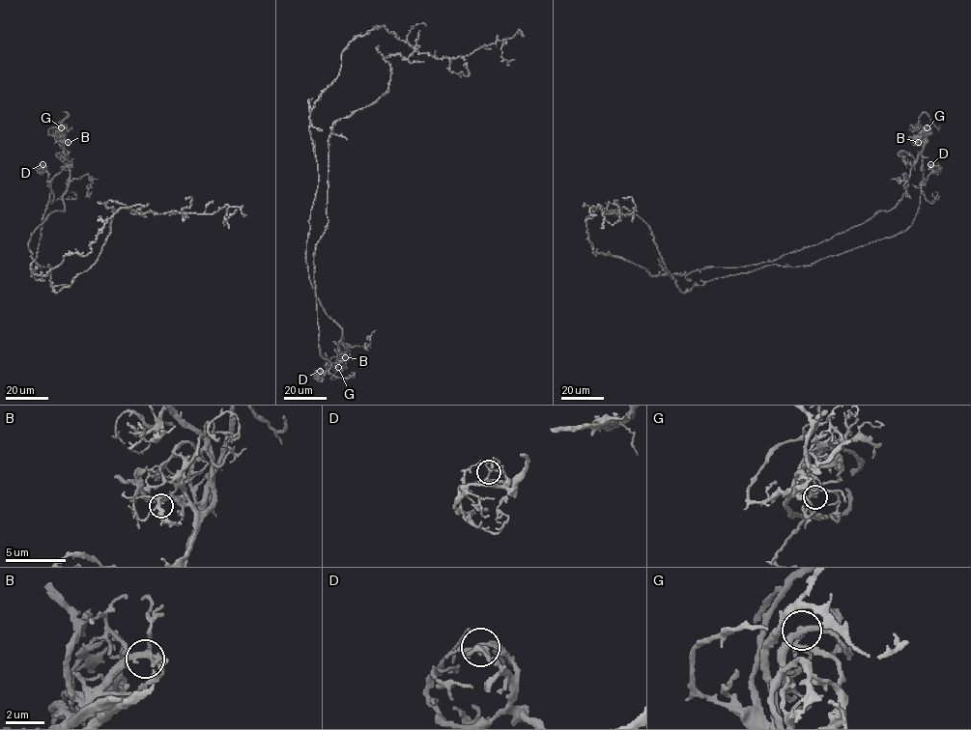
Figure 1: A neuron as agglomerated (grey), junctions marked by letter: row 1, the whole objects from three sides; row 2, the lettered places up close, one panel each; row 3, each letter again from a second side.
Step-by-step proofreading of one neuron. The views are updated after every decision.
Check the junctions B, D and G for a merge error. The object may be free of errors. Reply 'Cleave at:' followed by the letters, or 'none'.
Cleave at: G

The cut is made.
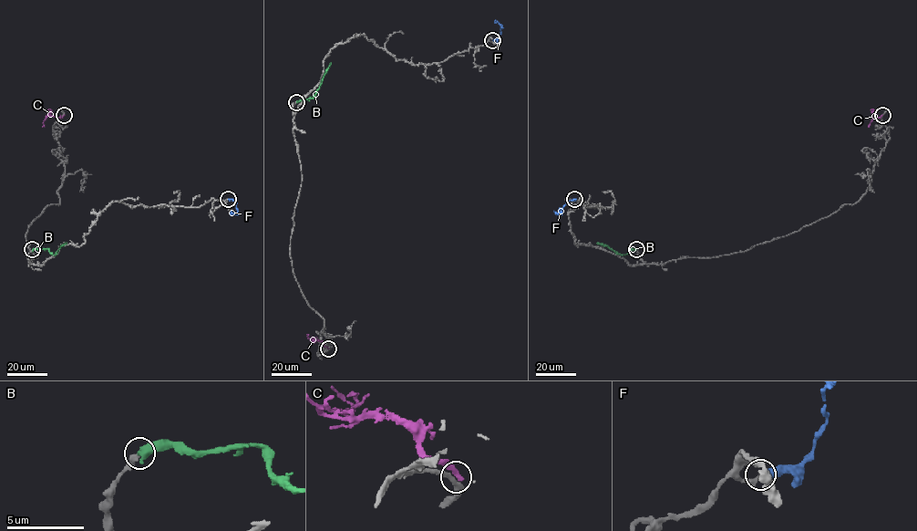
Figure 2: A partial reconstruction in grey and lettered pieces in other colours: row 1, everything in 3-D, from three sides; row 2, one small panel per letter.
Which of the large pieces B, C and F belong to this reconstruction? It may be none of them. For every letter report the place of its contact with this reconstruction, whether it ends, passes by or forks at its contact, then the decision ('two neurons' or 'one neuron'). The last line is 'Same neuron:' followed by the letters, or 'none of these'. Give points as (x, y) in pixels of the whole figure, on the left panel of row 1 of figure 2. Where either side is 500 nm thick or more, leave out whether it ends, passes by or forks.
B: meets grey at (32, 249); two neurons
C: meets grey at (64, 115); it ends there; two neurons
F: meets grey at (228, 199); it ends there; one neuron
Same neuron: F

